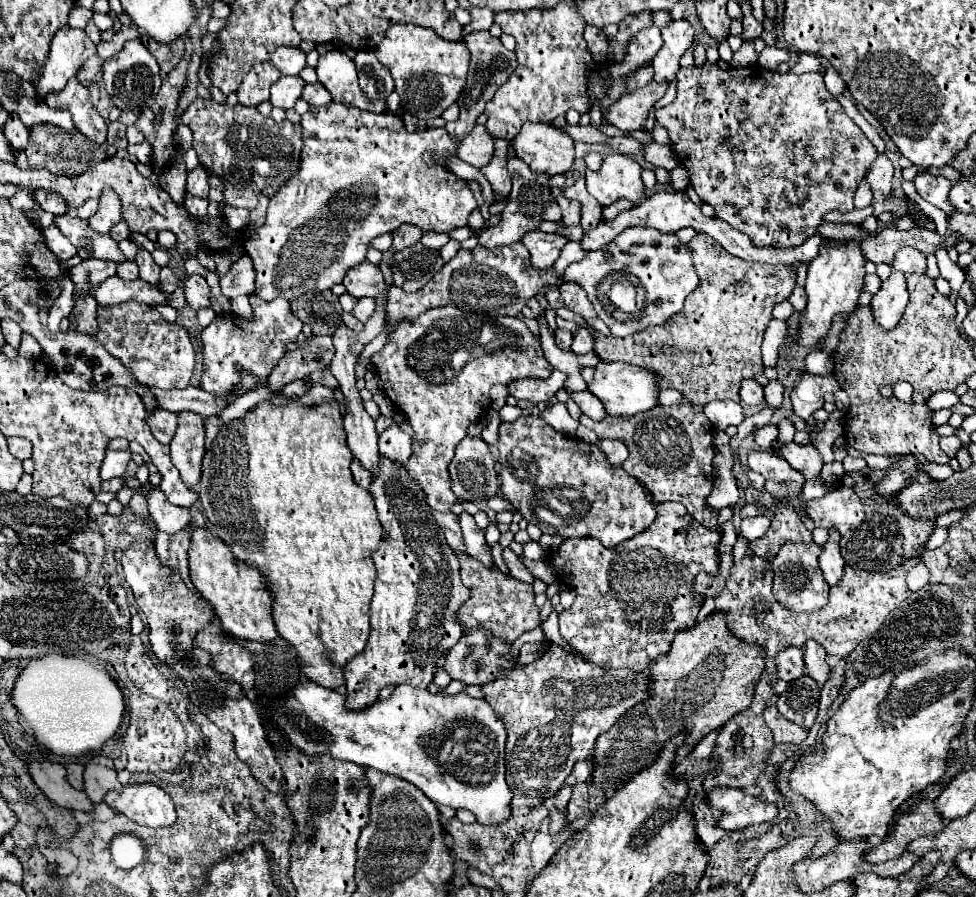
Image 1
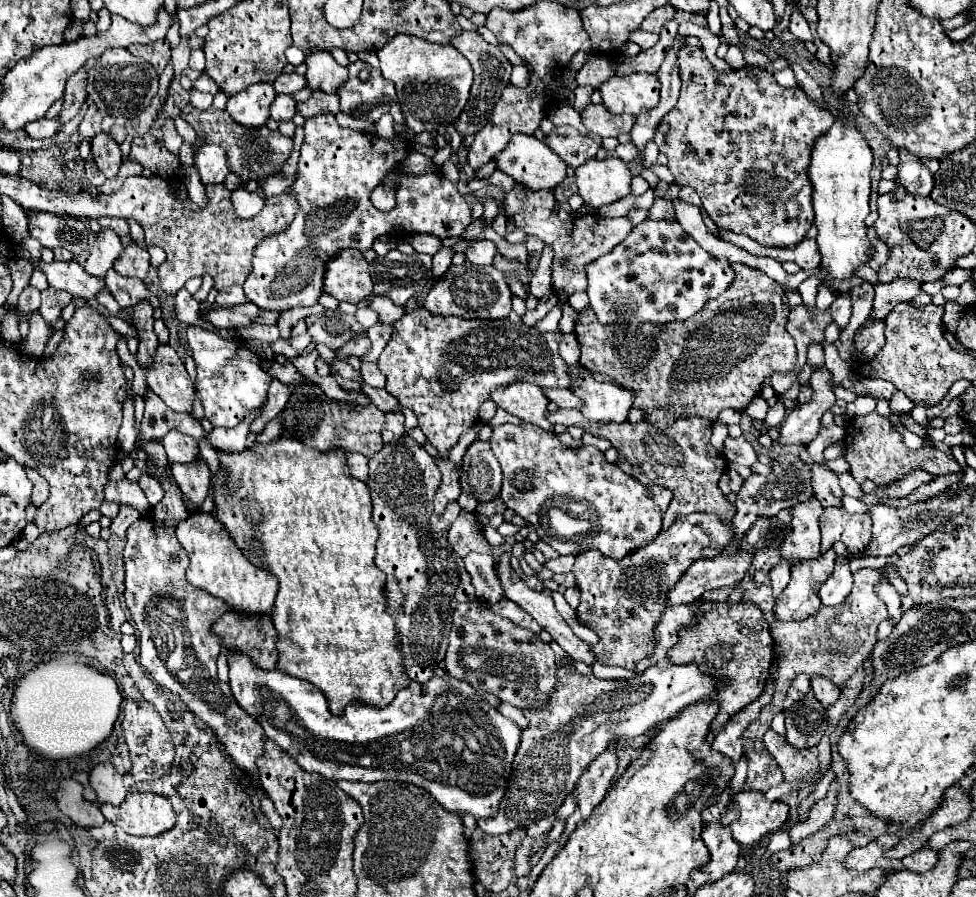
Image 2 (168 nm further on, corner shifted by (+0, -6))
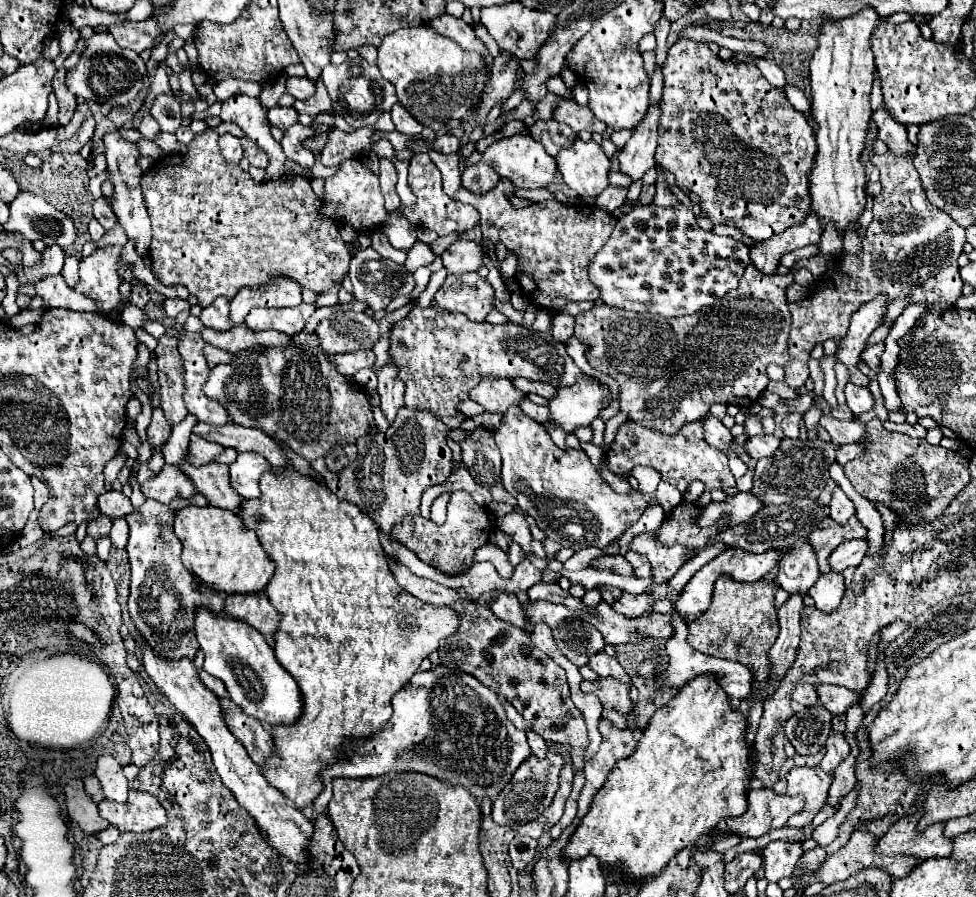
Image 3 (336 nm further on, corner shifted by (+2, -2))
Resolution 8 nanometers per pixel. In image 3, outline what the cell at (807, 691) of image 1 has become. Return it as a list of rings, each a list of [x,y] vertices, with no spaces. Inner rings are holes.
[[[805,706],[785,722],[785,736],[797,754],[817,754],[831,734],[831,712],[823,706]]]

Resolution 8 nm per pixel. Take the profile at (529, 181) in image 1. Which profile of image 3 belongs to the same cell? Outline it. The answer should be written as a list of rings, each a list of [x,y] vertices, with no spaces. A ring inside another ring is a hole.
[[[459,240],[459,242],[451,244],[443,252],[441,258],[447,266],[448,274],[463,274],[463,272],[477,270],[483,264],[483,252],[485,252],[485,248],[481,246],[481,242]]]

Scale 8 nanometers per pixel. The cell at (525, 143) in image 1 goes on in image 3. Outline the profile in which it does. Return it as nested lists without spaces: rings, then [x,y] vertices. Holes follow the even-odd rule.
[[[515,134],[515,136],[493,142],[491,146],[487,146],[481,160],[489,164],[499,176],[511,180],[517,188],[545,188],[547,184],[553,182],[557,174],[555,158],[551,158],[543,150],[543,146],[539,146],[539,142],[535,142],[529,134]]]

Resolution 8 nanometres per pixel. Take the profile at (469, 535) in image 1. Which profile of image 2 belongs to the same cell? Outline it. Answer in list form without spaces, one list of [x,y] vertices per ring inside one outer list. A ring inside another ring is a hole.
[[[505,552],[505,554],[501,556],[501,562],[497,562],[497,568],[499,568],[499,576],[501,576],[501,584],[503,584],[505,596],[507,596],[509,600],[513,600],[513,602],[517,602],[521,608],[525,608],[525,610],[553,636],[553,640],[555,640],[575,662],[585,662],[587,666],[591,666],[593,662],[597,662],[597,656],[593,654],[591,646],[589,646],[587,642],[579,640],[579,638],[573,634],[573,630],[569,628],[569,624],[567,624],[567,622],[561,618],[561,614],[555,610],[553,598],[551,598],[549,594],[545,594],[545,592],[533,592],[531,588],[527,588],[527,584],[523,584],[523,582],[515,576],[515,572],[513,572],[511,566],[509,566],[509,552]]]

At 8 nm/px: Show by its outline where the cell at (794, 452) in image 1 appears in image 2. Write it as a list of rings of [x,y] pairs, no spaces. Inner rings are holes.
[[[811,466],[811,480],[813,480],[813,490],[817,494],[817,500],[827,508],[827,506],[843,506],[843,490],[839,486],[839,478],[835,472],[821,468],[821,466]]]

